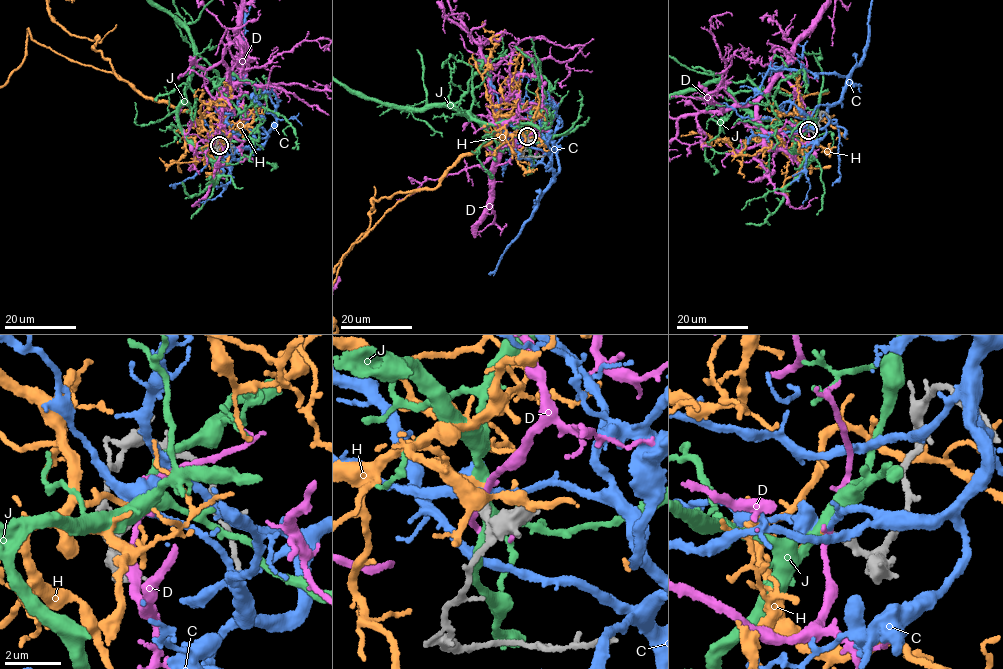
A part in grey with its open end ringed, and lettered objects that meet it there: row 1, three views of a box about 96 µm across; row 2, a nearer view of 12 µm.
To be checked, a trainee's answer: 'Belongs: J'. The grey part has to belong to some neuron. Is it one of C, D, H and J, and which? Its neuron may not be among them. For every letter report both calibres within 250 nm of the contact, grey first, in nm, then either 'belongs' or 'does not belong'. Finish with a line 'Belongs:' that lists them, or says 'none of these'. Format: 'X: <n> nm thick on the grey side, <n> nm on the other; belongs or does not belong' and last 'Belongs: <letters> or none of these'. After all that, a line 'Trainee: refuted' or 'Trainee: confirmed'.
C: 240 nm thick on the grey side, 360 nm on the other; does not belong
D: 240 nm thick on the grey side, 200 nm on the other; does not belong
H: 240 nm thick on the grey side, 220 nm on the other; belongs
J: 240 nm thick on the grey side, 400 nm on the other; does not belong
Belongs: H
Trainee: refuted

